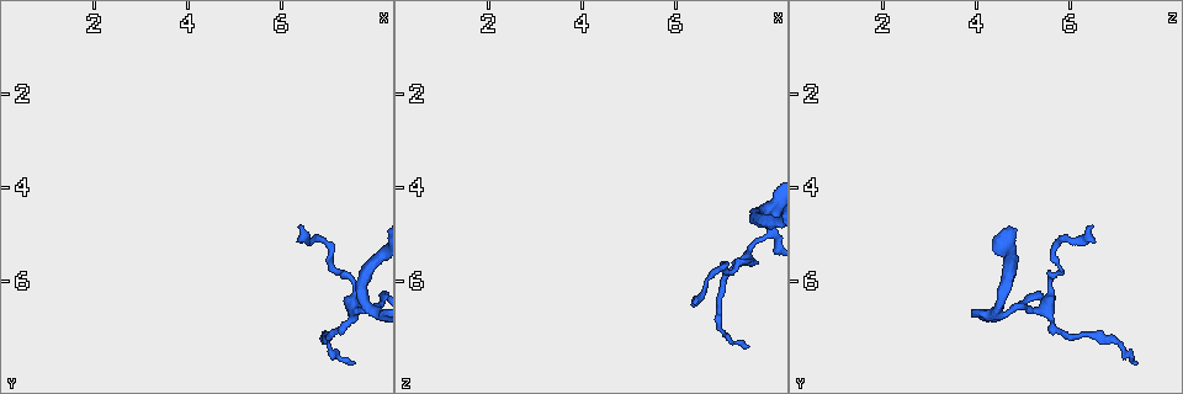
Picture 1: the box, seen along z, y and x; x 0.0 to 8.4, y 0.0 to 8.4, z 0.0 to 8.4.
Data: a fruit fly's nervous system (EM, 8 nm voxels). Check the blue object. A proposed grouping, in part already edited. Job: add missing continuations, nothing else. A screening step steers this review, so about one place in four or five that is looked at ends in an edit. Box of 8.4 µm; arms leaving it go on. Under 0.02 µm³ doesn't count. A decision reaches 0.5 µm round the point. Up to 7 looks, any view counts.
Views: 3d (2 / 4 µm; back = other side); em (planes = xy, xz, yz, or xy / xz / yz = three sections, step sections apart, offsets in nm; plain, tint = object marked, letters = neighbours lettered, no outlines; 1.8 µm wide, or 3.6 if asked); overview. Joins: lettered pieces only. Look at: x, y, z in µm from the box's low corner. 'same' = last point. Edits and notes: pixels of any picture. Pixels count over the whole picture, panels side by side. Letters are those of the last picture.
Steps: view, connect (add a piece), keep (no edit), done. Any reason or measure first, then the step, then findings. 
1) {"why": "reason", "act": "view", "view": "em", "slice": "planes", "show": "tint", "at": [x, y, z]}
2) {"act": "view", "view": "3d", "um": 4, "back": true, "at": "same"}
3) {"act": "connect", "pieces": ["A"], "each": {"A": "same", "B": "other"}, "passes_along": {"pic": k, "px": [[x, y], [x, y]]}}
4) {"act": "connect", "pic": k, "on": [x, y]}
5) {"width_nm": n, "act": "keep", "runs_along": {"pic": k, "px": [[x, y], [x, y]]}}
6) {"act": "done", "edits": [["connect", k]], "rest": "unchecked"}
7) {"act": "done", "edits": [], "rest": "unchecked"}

{"why": "abrupt turn", "act": "view", "view": "3d", "um": 4, "at": [7.95, 6.60, 4.40]}

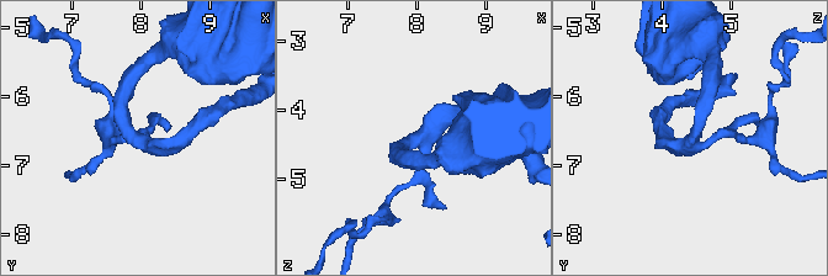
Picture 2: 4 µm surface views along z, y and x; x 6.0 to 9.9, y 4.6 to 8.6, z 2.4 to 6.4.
{"why": "shape alone is not enough", "act": "view", "view": "em", "slice": "planes", "show": "plain", "at": [7.95, 6.60, 4.45]}

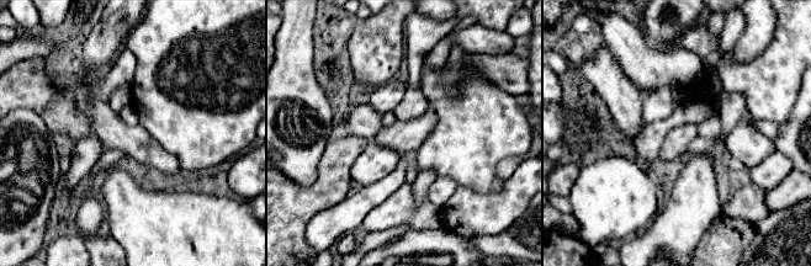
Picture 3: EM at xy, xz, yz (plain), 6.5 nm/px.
{"why": "what lies round it", "act": "view", "view": "em", "slice": "planes", "show": "letters", "at": "same"}

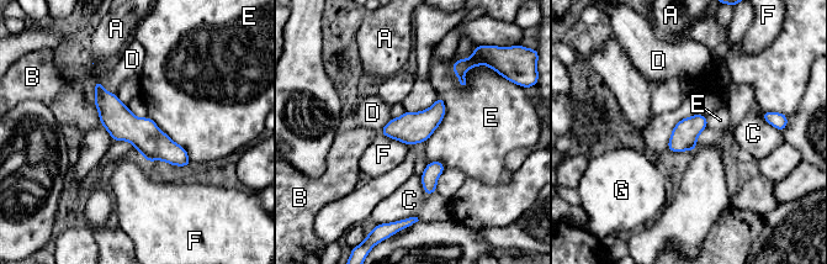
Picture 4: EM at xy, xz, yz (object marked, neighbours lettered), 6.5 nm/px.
{"act": "connect", "pieces": ["B"], "each": {"A": "other", "B": "same", "C": "other", "D": "other", "E": "other", "F": "other", "G": "other"}, "passes_along": {"pic": 4, "px": [[122, 125], [99, 116], [67, 100]]}, "found": "it goes on there"}

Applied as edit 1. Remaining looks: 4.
{"act": "view", "view": "em", "slice": "planes", "show": "letters", "at": [6.45, 4.85, 6.45]}

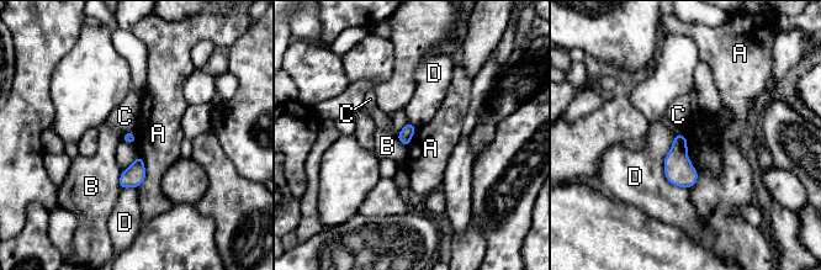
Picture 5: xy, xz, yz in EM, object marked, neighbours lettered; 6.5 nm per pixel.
{"width_nm": 70, "act": "keep", "each": {"A": "other", "B": "other", "C": "other", "D": "other"}, "found": "no lettered piece goes on from it"}

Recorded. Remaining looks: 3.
{"why": "free end", "act": "view", "view": "em", "slice": "planes", "show": "letters", "at": [7.50, 7.75, 7.40]}

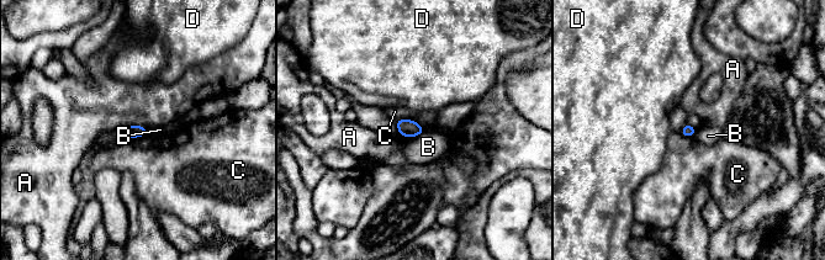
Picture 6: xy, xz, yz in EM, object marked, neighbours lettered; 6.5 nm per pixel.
{"width_nm": 80, "longest_contact_nm": ["A", 170], "act": "keep", "each": {"A": "other", "B": "other", "C": "other", "D": "other"}, "found": "none of them fits"}

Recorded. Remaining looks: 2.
{"act": "done", "edits": [["connect", 4]], "rest": "unchecked"}

